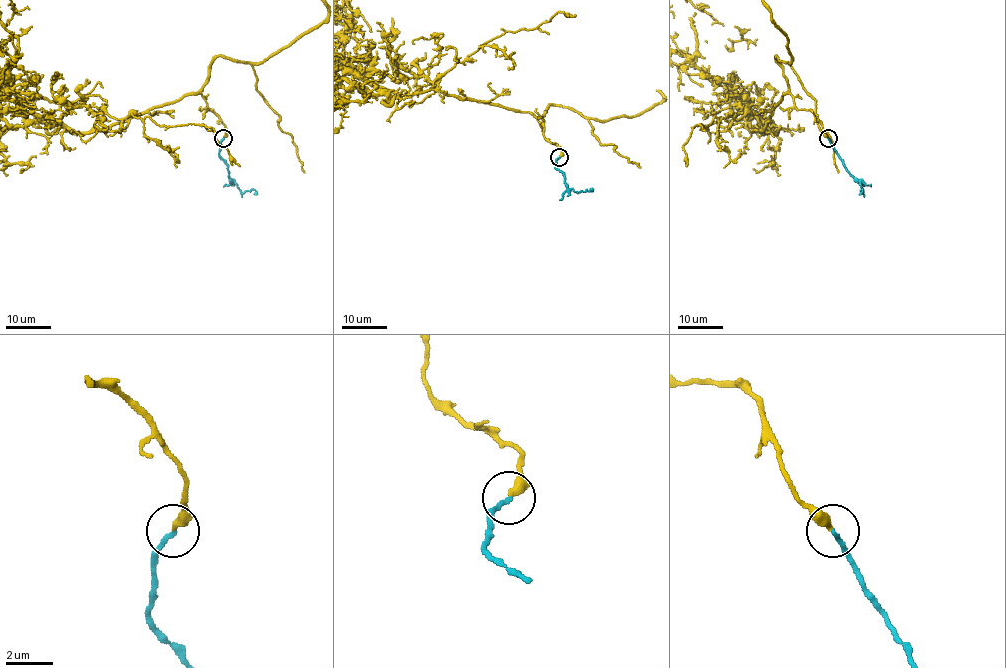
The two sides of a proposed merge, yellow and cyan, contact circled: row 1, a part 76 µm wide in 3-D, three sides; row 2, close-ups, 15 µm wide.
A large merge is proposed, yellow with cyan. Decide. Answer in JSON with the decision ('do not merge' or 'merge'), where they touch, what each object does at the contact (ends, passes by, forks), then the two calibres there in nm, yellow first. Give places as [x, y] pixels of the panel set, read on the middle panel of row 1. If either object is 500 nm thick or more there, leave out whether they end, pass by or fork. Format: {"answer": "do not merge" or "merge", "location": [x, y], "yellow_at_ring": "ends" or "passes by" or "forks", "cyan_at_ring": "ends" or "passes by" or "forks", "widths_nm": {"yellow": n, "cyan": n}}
{"answer": "merge", "location": [559, 157], "yellow_at_ring": "ends", "cyan_at_ring": "ends", "widths_nm": {"yellow": 400, "cyan": 200}}

